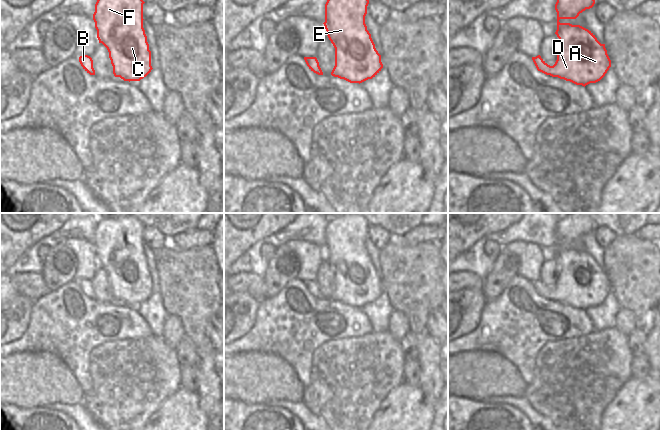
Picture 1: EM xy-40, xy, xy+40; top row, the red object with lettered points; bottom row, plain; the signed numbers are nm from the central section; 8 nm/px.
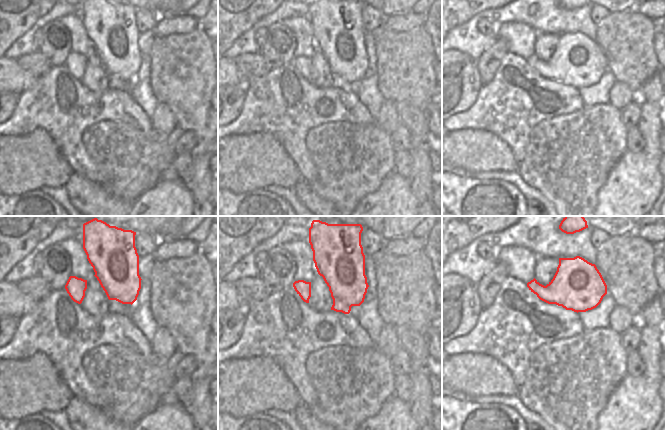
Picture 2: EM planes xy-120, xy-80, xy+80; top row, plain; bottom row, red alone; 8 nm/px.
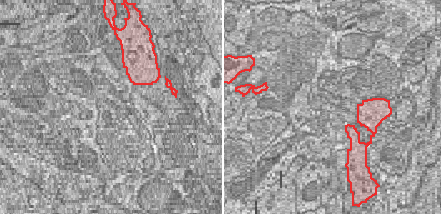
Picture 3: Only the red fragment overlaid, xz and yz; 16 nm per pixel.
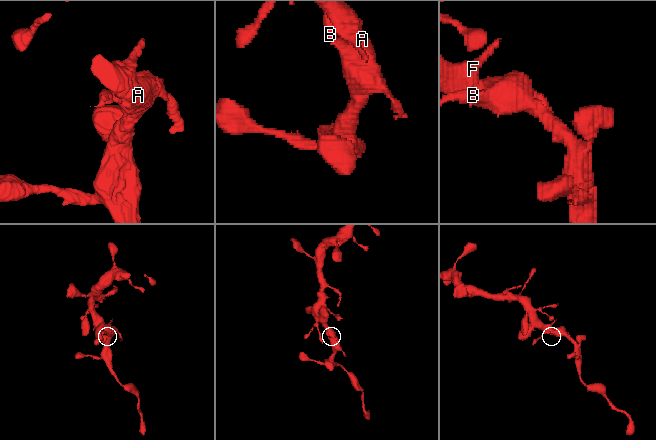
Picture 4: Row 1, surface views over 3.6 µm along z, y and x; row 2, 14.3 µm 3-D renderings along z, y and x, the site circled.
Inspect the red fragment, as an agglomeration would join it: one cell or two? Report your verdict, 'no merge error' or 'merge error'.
no merge error

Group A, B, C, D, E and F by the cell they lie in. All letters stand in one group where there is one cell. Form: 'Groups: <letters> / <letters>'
Groups: A B C D E F.

